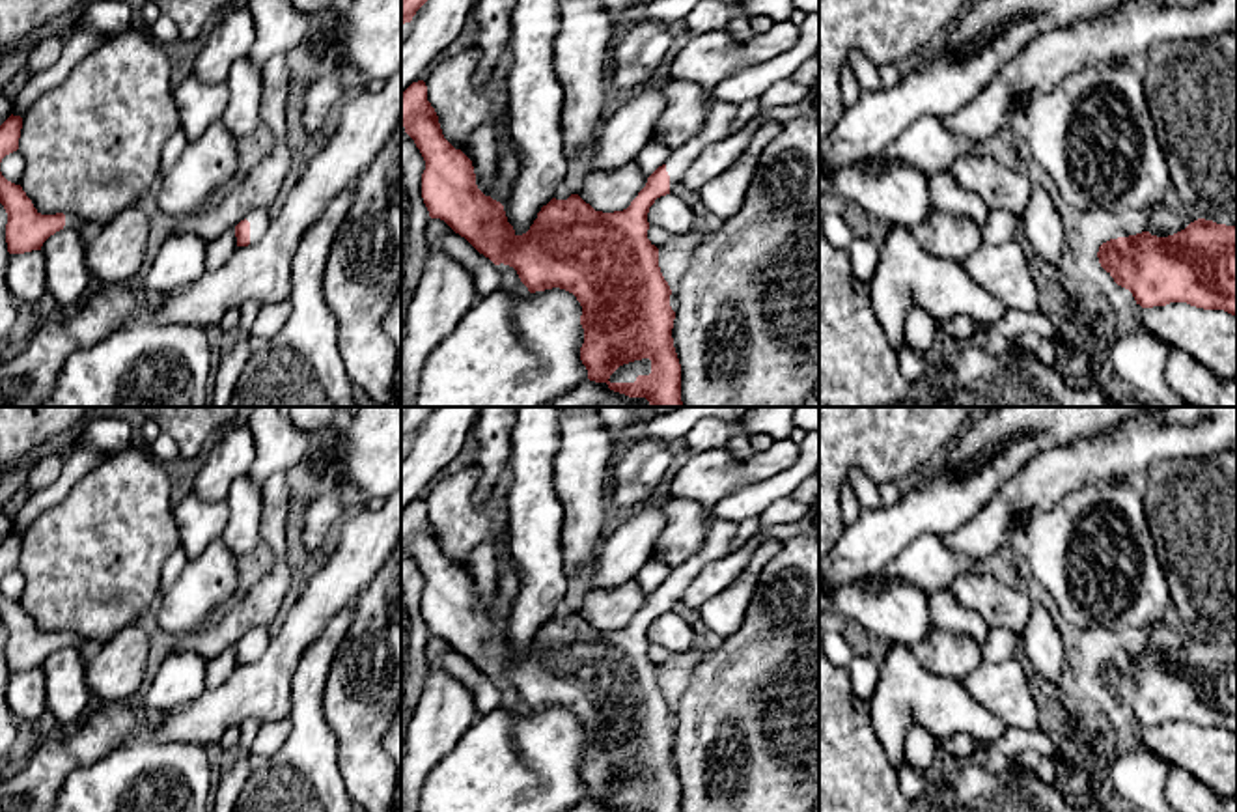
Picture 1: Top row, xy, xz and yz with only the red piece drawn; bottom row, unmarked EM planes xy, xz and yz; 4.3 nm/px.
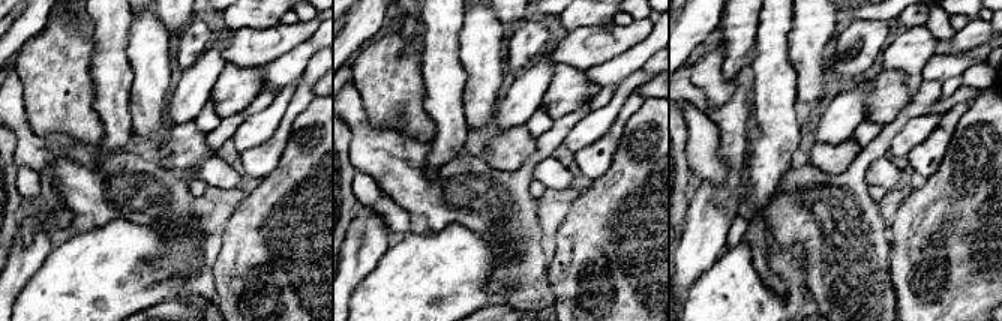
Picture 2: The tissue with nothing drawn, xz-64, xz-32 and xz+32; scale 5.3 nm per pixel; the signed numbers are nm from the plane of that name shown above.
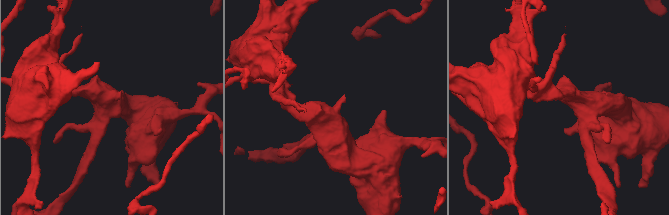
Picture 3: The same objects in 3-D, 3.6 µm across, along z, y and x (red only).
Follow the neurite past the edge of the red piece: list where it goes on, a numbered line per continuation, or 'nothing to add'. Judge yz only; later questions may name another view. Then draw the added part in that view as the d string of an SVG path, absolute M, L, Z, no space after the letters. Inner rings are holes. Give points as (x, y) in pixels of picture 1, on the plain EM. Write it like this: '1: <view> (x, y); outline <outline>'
nothing to add

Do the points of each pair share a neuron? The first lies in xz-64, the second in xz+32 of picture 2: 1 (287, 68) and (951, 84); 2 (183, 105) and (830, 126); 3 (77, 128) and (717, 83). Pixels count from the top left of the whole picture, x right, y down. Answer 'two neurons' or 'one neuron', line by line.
1: two neurons
2: one neuron
3: one neuron

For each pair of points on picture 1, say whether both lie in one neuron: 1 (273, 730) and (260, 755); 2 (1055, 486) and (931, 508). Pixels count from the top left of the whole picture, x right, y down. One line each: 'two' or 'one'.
1: one
2: two

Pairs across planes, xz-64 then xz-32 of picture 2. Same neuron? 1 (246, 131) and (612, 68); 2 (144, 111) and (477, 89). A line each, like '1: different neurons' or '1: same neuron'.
1: different neurons
2: same neuron

